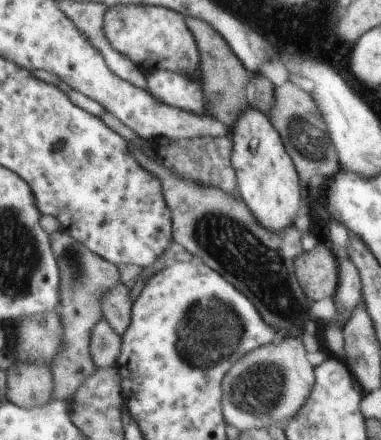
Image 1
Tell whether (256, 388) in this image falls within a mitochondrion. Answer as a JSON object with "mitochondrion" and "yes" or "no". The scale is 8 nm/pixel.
{"mitochondrion":"yes"}

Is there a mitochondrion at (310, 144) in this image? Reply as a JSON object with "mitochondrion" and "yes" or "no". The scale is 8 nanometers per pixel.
{"mitochondrion":"yes"}

